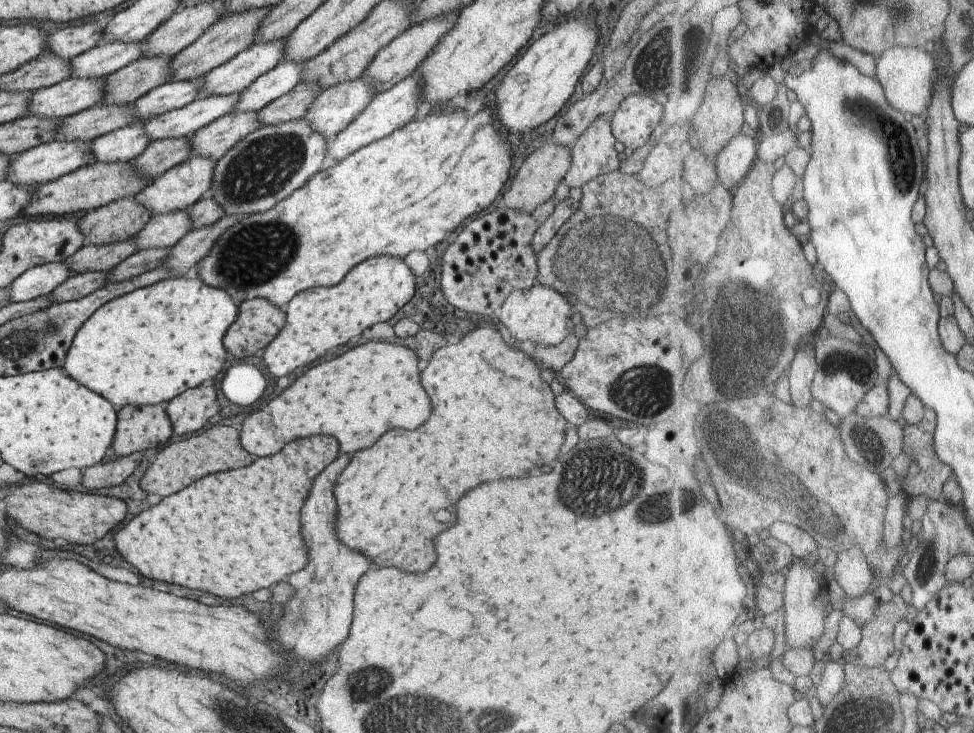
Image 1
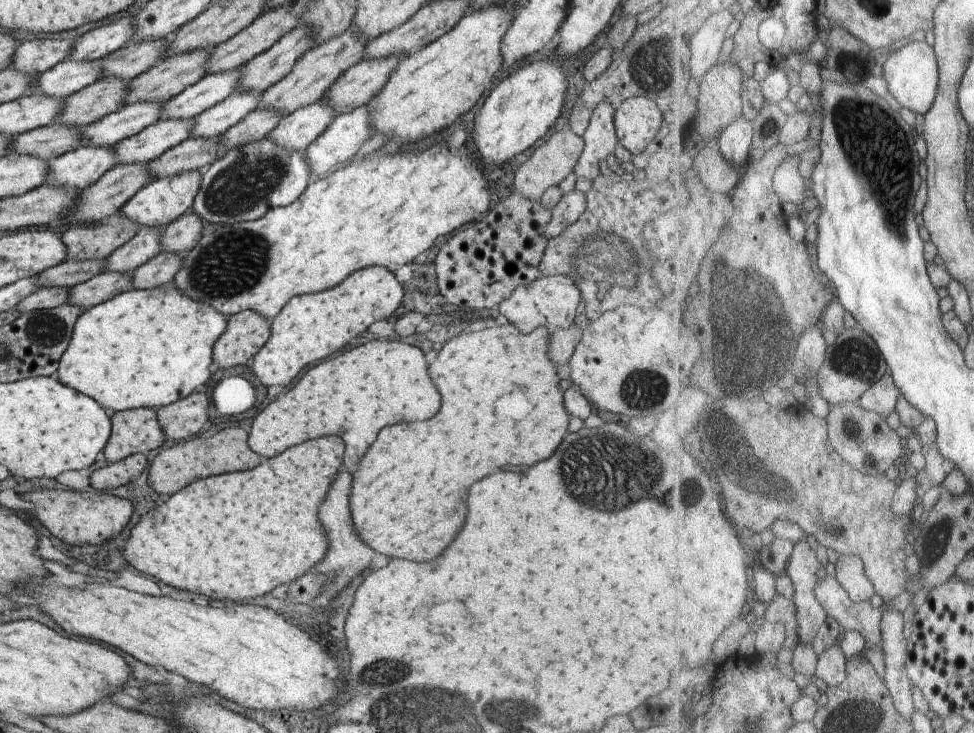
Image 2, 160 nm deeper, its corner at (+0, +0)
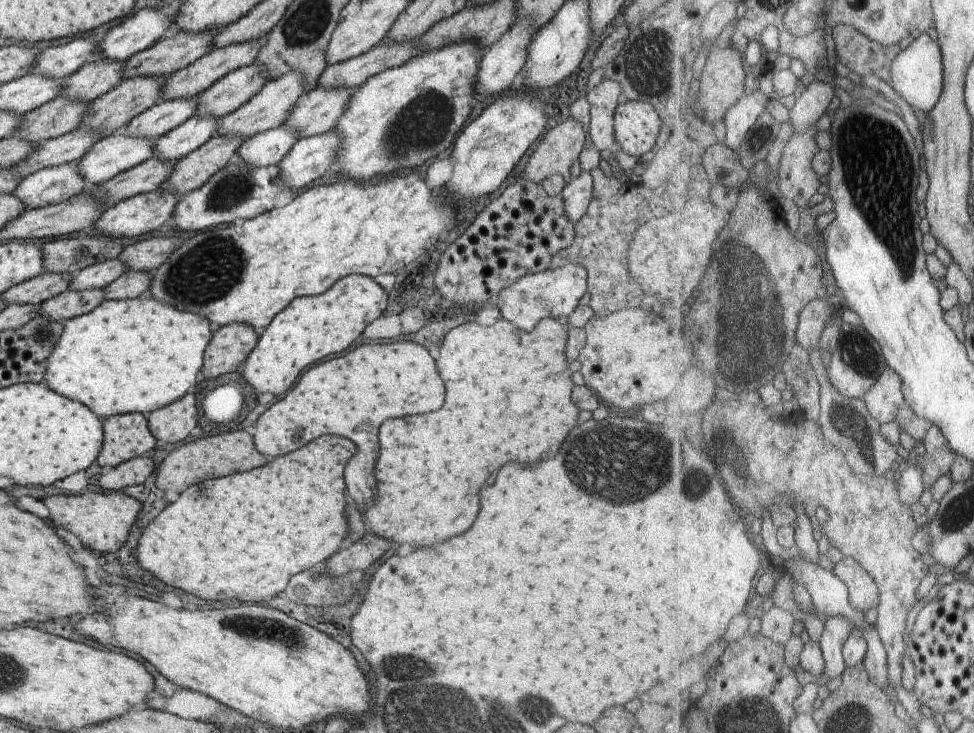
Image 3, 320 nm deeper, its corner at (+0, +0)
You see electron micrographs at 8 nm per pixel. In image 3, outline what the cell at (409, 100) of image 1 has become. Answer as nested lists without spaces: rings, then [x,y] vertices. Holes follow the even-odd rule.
[[[333,130],[295,140],[275,165],[278,177],[289,190],[309,186],[334,162],[339,145],[340,139]]]

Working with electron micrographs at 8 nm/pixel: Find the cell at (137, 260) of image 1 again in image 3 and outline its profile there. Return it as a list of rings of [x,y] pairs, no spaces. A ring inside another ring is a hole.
[[[102,289],[69,291],[65,290],[38,304],[37,316],[63,323],[70,318],[87,314],[103,301]]]

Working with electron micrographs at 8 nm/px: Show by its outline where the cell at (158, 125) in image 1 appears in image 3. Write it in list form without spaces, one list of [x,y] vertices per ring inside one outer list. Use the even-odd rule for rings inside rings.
[[[115,131],[95,141],[76,161],[85,186],[102,183],[152,156],[154,139],[123,136]]]

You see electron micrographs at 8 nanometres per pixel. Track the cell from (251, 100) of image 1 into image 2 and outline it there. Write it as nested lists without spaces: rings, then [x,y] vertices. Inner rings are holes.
[[[235,92],[225,100],[217,102],[212,108],[193,117],[193,126],[189,137],[211,138],[223,135],[231,126],[241,118],[257,109],[257,102],[261,92]]]

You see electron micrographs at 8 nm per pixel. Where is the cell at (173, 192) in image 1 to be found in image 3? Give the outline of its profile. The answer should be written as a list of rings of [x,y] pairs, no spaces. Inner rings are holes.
[[[155,189],[148,193],[141,193],[116,202],[110,207],[100,212],[100,215],[94,220],[95,228],[101,232],[101,235],[119,240],[121,237],[135,238],[145,232],[151,232],[159,228],[163,222],[169,220],[170,214],[181,198],[179,195],[171,194],[169,191]]]

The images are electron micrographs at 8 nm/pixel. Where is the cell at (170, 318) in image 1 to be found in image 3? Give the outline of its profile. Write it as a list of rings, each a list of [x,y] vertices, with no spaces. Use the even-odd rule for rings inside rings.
[[[144,294],[134,299],[123,299],[118,301],[101,301],[93,310],[87,314],[82,314],[62,323],[60,335],[57,337],[56,345],[53,345],[52,352],[49,353],[44,362],[44,378],[43,384],[49,387],[58,395],[64,396],[69,400],[85,405],[91,412],[94,412],[101,420],[113,415],[122,415],[125,413],[139,413],[145,416],[146,413],[157,410],[178,398],[181,398],[187,388],[195,386],[200,380],[202,354],[209,342],[212,333],[210,322],[201,315],[186,313],[164,302],[151,298],[148,294]]]

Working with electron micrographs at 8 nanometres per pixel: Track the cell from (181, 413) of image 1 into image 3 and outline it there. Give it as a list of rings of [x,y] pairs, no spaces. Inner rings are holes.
[[[185,393],[181,398],[145,414],[147,428],[158,444],[175,444],[195,432],[197,408],[195,396]]]

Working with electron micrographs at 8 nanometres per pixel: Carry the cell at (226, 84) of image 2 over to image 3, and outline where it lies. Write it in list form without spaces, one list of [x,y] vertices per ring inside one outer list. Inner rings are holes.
[[[196,97],[155,103],[121,128],[123,136],[154,139],[193,116]]]

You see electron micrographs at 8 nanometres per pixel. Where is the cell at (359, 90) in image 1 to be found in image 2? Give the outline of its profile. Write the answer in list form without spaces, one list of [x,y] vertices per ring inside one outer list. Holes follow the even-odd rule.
[[[320,99],[281,117],[266,138],[281,148],[304,151],[334,118],[335,110],[329,106],[327,100]]]

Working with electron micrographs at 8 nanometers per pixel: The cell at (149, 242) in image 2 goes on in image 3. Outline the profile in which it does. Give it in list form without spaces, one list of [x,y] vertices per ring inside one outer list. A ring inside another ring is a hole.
[[[119,259],[92,264],[71,276],[67,290],[102,289],[123,272],[125,272],[124,264]]]

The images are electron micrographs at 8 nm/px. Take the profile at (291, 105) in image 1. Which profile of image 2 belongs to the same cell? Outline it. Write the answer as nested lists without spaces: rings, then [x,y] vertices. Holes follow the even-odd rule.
[[[271,108],[253,110],[221,135],[221,148],[217,149],[217,157],[221,157],[229,148],[263,139],[275,128],[275,124],[279,120],[281,120],[281,116],[277,112],[273,112]]]

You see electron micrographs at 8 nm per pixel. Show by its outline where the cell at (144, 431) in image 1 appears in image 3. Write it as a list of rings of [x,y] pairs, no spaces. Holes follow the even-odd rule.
[[[139,413],[113,415],[103,420],[103,443],[97,455],[101,468],[113,468],[123,461],[148,455],[158,443],[147,428],[146,417]]]

